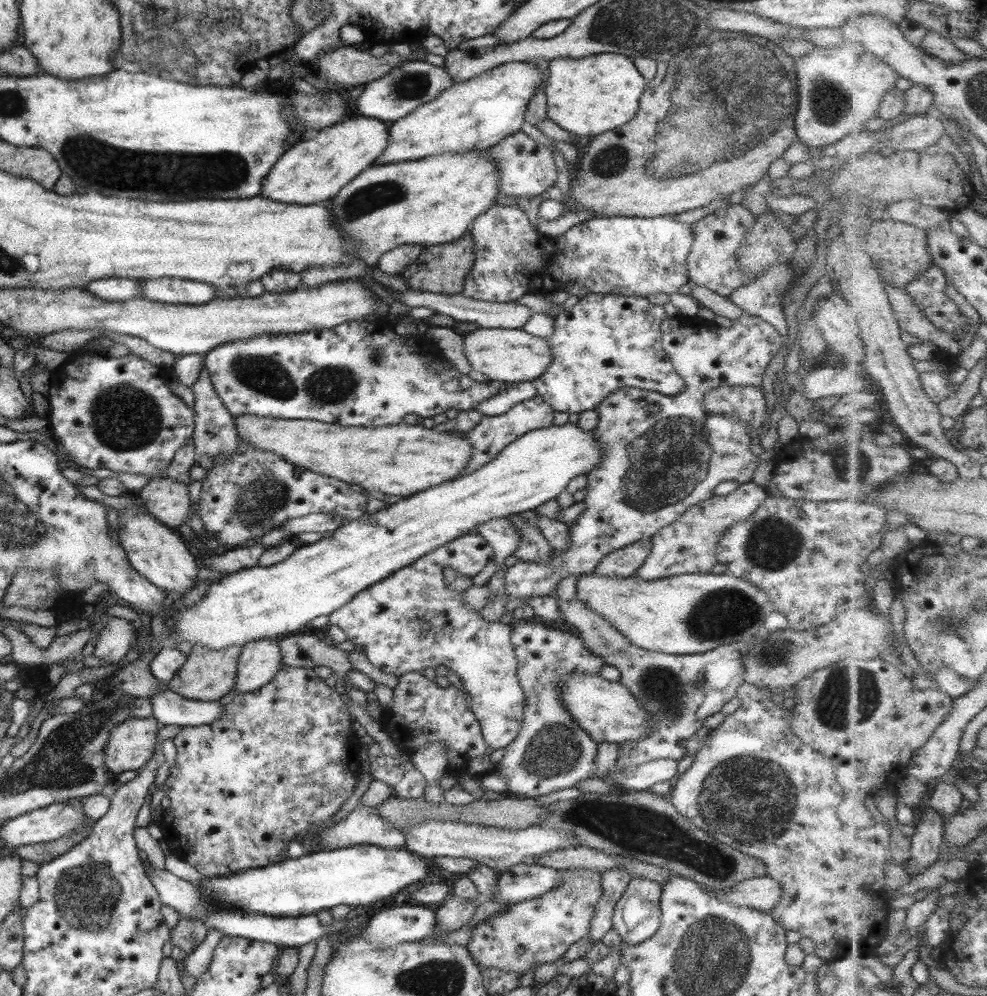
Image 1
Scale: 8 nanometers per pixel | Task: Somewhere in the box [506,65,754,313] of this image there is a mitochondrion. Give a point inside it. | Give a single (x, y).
(612, 160)

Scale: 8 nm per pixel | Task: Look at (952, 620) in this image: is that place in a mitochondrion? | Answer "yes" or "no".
yes

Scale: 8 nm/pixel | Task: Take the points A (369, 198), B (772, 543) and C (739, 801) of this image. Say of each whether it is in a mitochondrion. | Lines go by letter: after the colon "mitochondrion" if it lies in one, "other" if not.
A: mitochondrion
B: mitochondrion
C: mitochondrion

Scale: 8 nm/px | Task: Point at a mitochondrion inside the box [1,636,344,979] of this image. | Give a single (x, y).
(85, 895)

